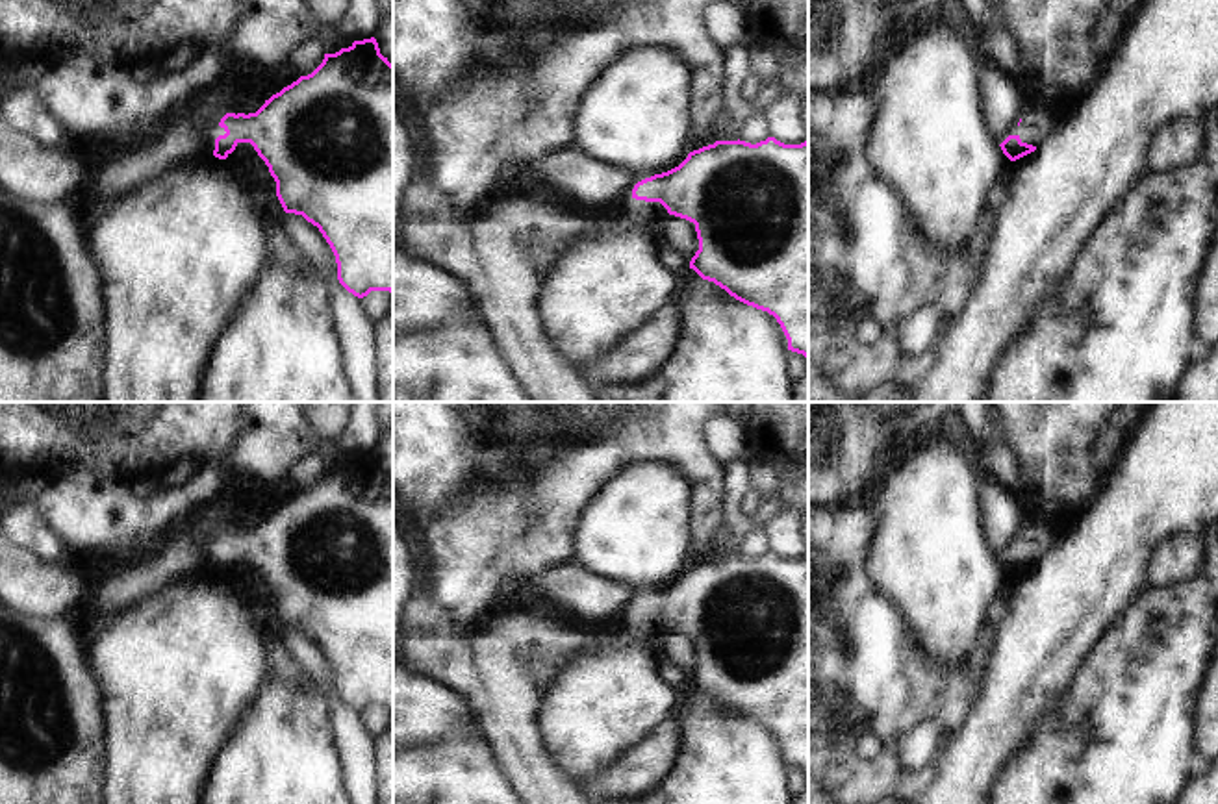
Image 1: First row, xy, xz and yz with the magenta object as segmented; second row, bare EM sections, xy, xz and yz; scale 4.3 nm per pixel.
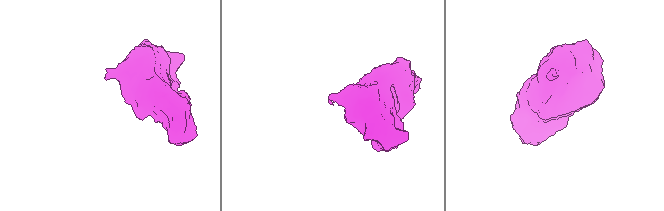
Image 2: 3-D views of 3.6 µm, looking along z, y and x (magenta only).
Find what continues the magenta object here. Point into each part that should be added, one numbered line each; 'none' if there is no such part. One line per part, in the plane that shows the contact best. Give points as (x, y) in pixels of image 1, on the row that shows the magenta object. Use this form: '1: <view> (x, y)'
1: yz (1037, 125)

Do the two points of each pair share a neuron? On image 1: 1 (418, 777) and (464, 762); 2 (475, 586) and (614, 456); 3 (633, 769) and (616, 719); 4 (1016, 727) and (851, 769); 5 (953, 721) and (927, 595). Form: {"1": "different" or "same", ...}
{"1": "same", "2": "same", "3": "different", "4": "different", "5": "different"}

